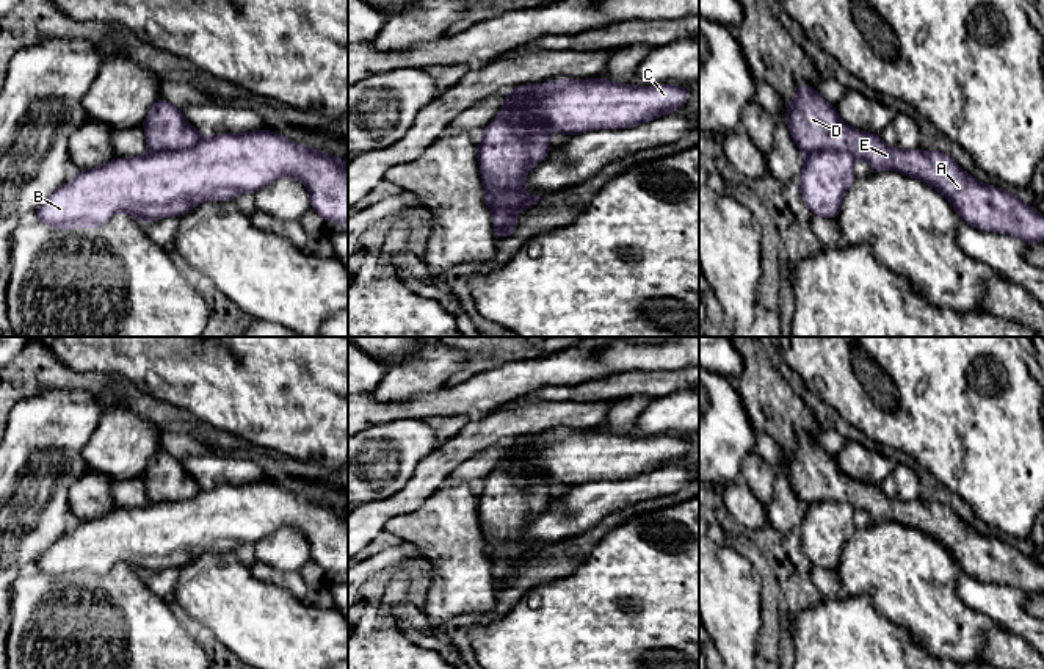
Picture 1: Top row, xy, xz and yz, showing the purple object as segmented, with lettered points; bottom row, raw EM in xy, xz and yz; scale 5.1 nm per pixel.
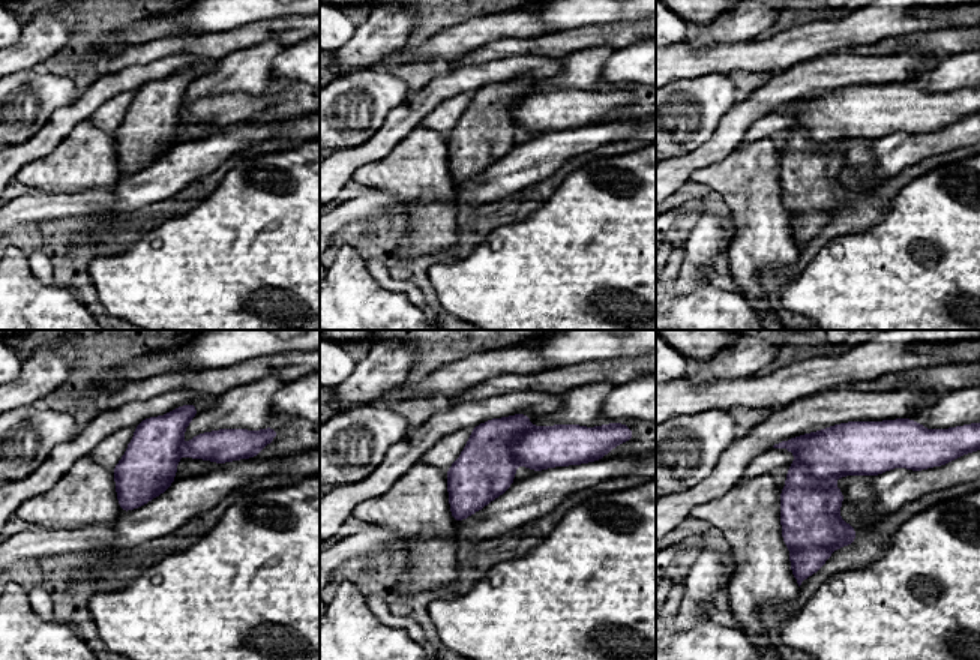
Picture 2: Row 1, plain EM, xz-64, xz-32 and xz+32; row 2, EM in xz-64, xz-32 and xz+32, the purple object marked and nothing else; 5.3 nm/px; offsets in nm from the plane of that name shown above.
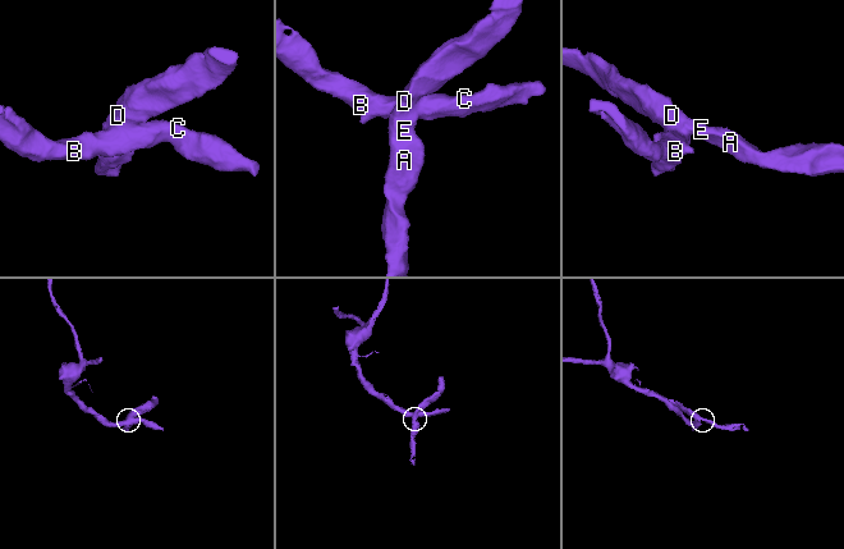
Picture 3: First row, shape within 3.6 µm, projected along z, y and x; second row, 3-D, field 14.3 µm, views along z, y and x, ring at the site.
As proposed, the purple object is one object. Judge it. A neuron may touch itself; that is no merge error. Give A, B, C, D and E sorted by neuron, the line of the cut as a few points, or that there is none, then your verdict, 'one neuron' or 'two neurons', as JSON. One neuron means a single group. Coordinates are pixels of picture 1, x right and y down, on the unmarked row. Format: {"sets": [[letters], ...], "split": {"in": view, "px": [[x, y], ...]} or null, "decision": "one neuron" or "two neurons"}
{"sets": [["A", "D", "E"], ["B", "C"]], "split": {"in": "xz", "px": [[549, 434], [511, 461], [511, 470], [516, 475]]}, "decision": "two neurons"}

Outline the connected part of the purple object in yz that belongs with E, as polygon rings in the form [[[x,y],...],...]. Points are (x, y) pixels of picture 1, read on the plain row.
[[[799,434],[796,447],[787,451],[784,475],[804,506],[837,501],[867,511],[873,522],[895,520],[931,536],[970,577],[1013,586],[1027,595],[1044,592],[1044,566],[1033,556],[970,528],[948,504],[889,498],[879,486],[848,478],[809,434]]]

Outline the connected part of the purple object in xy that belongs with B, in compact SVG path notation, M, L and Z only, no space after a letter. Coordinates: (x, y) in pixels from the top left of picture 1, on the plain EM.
M215 484L185 501L147 503L143 508L118 509L94 520L78 522L75 530L58 537L33 569L56 578L99 578L124 562L144 575L166 567L182 567L205 551L234 551L243 544L257 544L279 528L296 528L309 542L310 559L328 573L348 577L348 515L324 501L296 495L282 484Z

